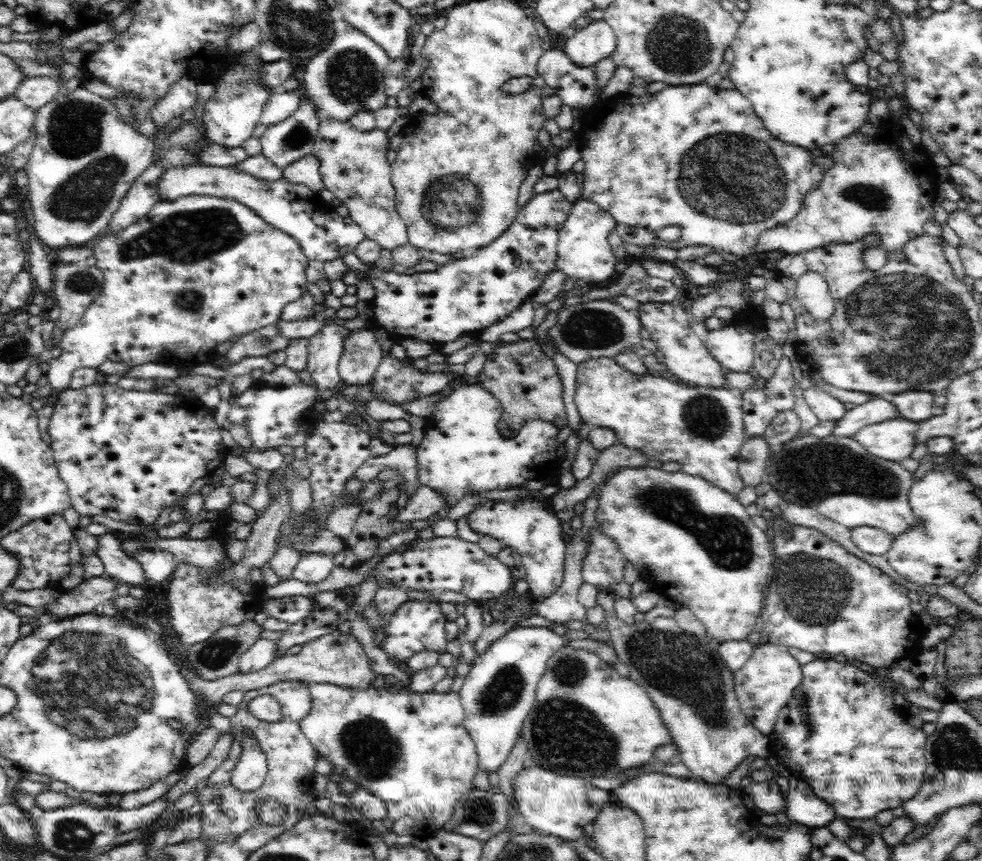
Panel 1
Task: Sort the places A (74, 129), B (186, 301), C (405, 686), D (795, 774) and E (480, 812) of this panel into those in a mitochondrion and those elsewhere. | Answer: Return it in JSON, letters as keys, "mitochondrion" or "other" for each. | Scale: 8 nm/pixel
{"A":"mitochondrion","B":"mitochondrion","C":"other","D":"other","E":"mitochondrion"}

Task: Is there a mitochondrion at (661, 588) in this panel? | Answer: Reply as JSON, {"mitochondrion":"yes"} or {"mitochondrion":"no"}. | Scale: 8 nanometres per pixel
{"mitochondrion":"no"}

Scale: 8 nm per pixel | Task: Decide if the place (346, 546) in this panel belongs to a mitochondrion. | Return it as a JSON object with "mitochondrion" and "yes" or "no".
{"mitochondrion":"no"}

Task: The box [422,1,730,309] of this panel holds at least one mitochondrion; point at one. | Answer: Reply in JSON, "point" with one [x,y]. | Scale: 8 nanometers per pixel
{"point":[677,43]}

